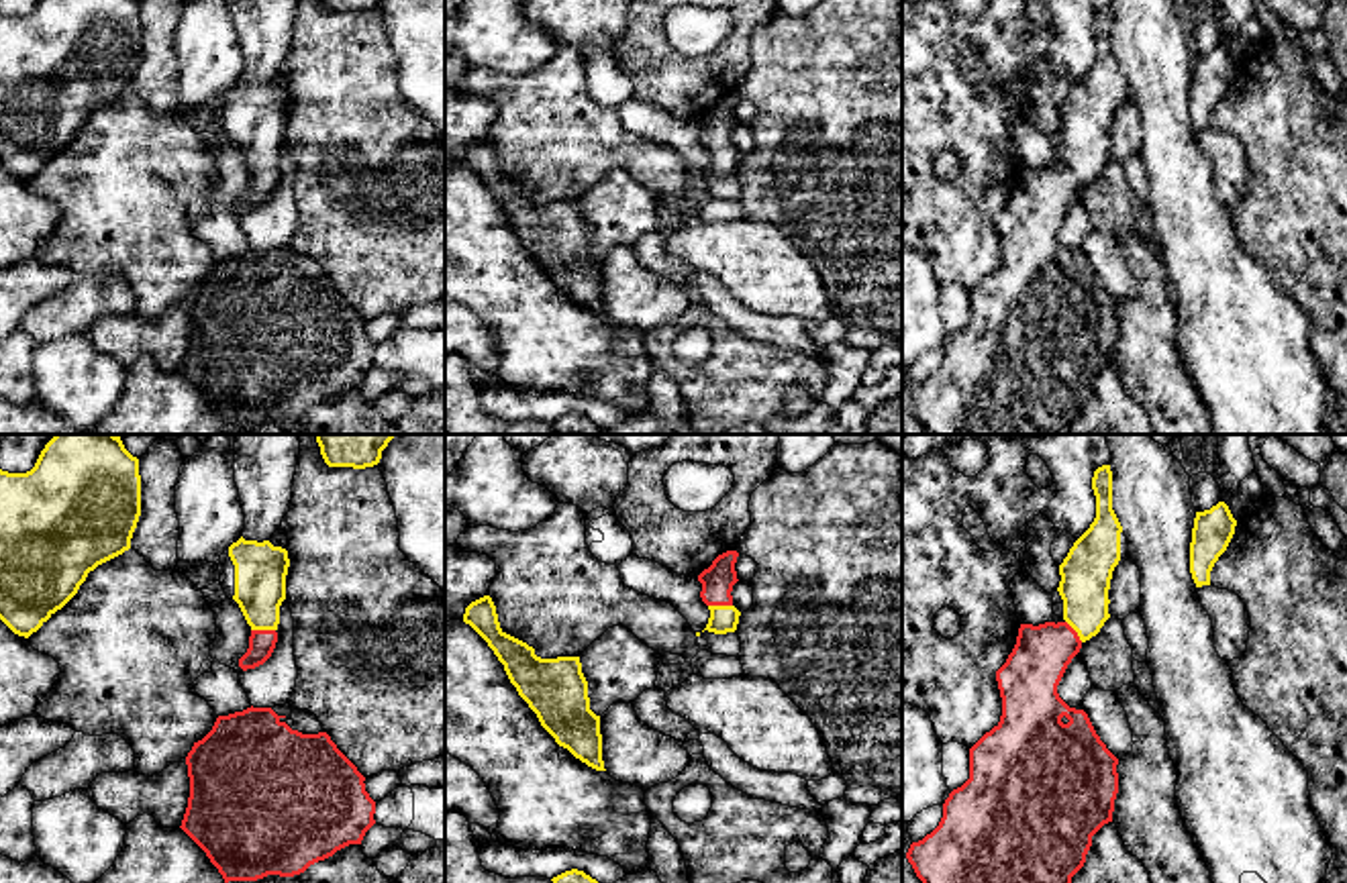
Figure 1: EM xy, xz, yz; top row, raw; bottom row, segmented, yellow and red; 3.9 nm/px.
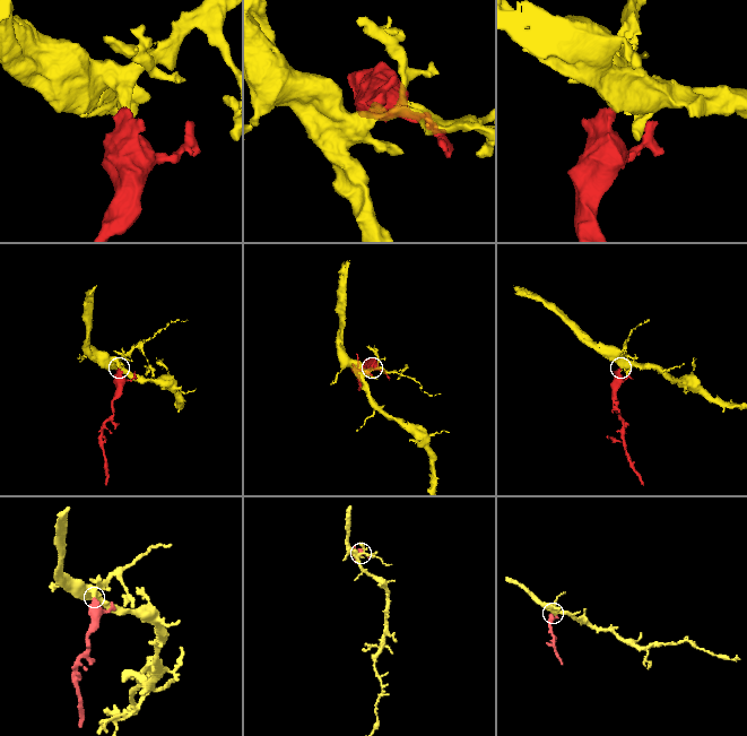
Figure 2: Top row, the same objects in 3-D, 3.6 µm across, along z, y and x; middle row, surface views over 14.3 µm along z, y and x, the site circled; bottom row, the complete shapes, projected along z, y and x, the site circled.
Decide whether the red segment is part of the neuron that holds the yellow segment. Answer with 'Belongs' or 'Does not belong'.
Belongs

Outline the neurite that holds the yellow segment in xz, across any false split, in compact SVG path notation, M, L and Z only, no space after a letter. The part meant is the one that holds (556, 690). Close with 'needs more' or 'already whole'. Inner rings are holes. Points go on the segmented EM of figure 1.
M490 595L471 602L463 622L488 642L518 695L555 742L588 767L606 771L600 716L590 710L580 657L537 657L533 646L500 628Z | already whole

